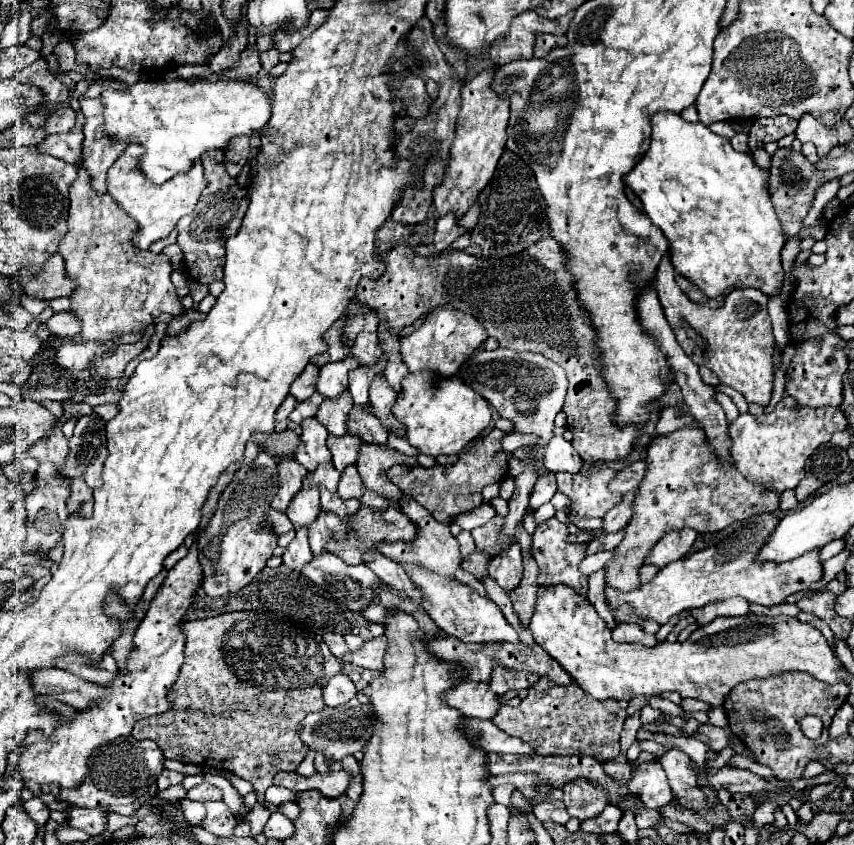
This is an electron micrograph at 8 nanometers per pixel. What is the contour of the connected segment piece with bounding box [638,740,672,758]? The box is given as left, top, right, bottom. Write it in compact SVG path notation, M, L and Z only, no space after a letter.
M638 740L638 744L640 744L640 750L650 752L650 754L654 754L654 756L658 756L658 758L660 758L666 750L672 748L672 746L662 746L662 744L654 742L654 740Z

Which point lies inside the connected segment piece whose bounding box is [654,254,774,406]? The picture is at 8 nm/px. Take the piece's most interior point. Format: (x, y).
(739, 342)

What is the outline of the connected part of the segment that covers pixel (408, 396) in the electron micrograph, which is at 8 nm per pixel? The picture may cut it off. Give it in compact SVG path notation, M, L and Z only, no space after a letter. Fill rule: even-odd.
M408 374L402 380L402 398L392 408L396 420L406 428L406 440L428 456L452 456L462 452L484 428L488 428L492 410L488 402L460 378L438 378L436 374Z

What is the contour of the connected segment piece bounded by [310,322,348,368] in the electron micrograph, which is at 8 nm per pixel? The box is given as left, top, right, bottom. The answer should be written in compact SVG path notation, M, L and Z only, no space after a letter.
M336 322L328 332L326 332L326 342L328 342L328 350L326 354L320 354L318 358L310 360L312 364L316 364L318 368L326 366L328 362L338 362L338 360L344 360L348 354L346 354L346 346L342 342L342 322Z

